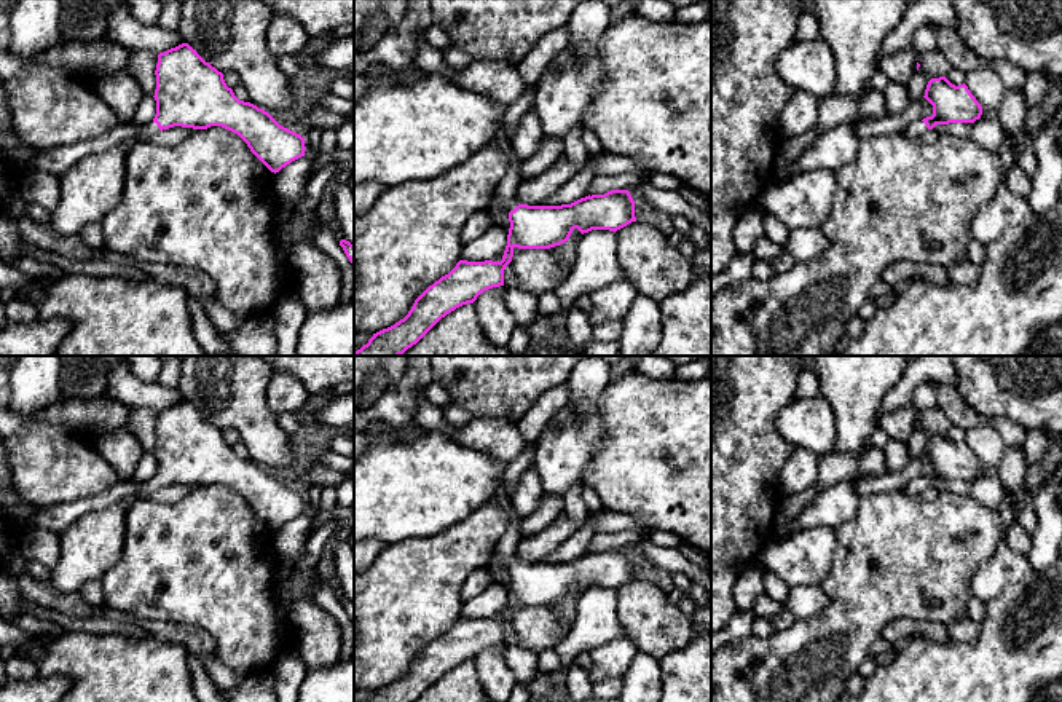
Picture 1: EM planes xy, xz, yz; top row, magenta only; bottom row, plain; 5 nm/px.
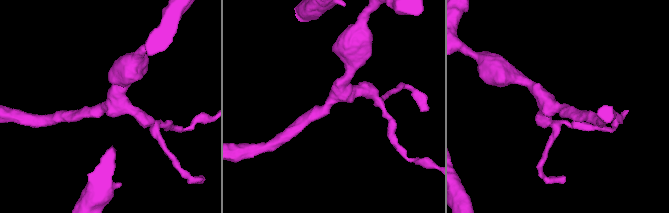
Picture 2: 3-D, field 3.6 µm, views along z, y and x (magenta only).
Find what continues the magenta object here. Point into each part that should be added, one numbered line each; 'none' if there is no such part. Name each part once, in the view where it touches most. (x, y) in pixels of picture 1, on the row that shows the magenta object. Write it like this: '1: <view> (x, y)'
1: xy (150, 128)

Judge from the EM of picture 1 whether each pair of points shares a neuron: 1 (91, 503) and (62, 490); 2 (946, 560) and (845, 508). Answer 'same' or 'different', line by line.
1: different
2: different

